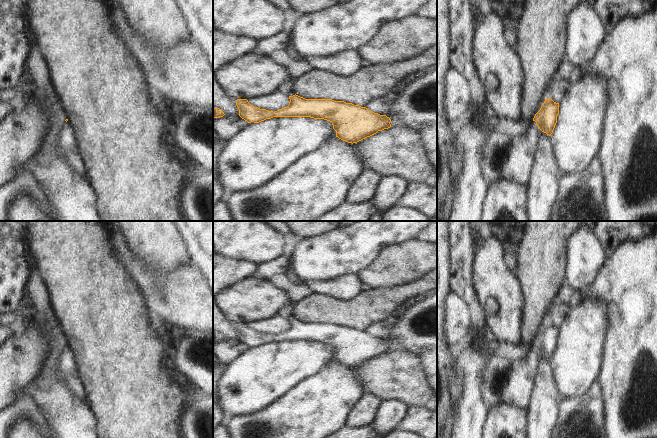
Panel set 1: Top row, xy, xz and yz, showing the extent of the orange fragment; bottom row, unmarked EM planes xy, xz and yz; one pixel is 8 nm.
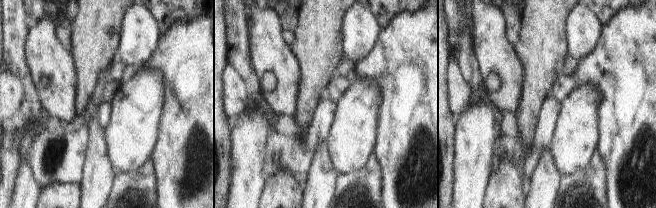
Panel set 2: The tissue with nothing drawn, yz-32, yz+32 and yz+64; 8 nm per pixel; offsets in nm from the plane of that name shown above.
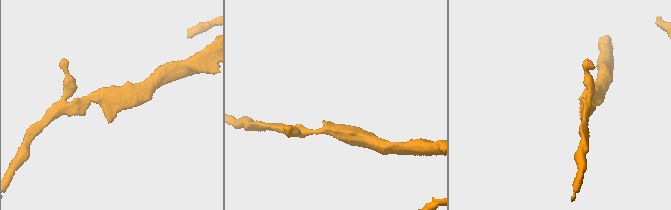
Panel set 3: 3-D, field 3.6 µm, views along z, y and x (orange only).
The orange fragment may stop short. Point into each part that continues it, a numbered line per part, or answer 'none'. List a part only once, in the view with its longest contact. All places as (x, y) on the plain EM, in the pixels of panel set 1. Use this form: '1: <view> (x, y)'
1: yz (504, 380)

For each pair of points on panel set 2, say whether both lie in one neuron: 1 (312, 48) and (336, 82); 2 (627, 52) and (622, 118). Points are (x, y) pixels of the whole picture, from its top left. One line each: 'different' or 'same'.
1: different
2: same

